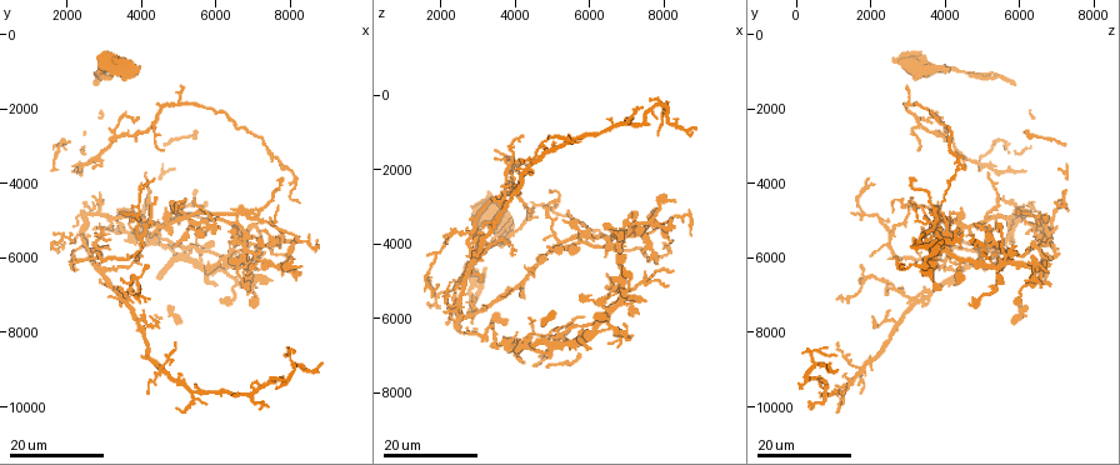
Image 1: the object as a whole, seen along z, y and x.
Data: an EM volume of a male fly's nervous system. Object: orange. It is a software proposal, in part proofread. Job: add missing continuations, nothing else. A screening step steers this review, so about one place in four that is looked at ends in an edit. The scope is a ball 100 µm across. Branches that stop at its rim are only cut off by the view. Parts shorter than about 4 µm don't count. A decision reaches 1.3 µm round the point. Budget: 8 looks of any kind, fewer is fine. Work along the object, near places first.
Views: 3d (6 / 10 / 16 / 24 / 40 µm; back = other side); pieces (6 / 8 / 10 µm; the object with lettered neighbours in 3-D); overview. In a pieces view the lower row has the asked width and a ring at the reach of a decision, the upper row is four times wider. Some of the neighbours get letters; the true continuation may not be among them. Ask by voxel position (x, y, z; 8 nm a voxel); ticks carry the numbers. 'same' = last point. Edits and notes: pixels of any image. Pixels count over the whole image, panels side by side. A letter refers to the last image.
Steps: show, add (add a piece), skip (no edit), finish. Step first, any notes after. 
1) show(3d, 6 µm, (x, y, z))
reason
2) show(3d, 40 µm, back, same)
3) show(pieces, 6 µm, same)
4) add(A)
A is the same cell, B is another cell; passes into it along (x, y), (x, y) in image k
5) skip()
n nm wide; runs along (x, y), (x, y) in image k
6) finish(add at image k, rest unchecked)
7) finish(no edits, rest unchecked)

show(3d, 16 µm, (5000, 1400, 3000))
an open end

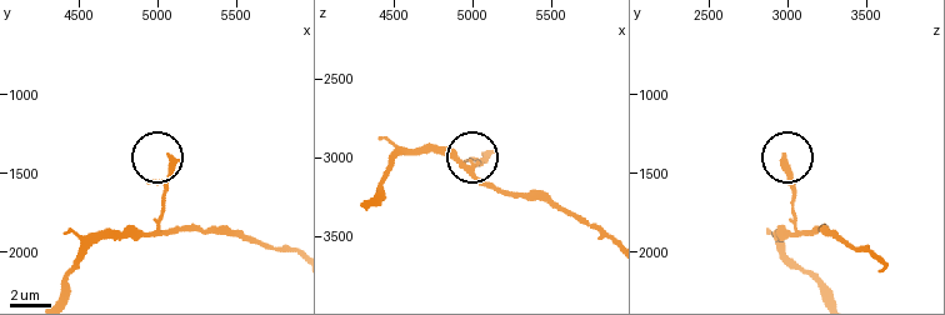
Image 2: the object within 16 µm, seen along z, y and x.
show(pieces, 10 µm, (5080, 1400, 2980))
what lies round it

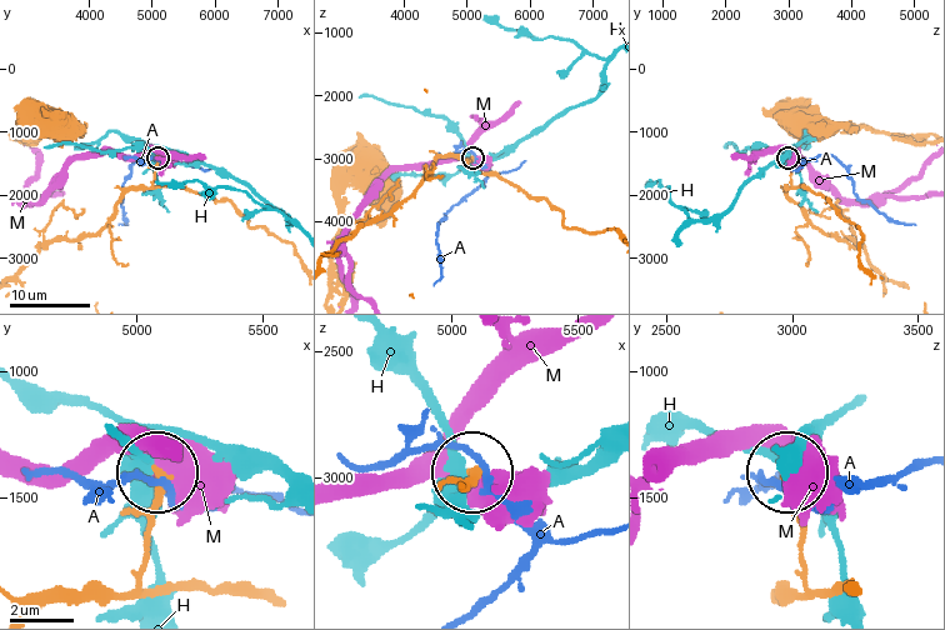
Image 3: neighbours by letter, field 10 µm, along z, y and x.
skip()
300 nm wide; A, H and M are other cells; runs along (45, 605), (126, 591), (143, 559), (159, 473) in image 3; no lettered piece goes on from it

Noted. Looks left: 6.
show(3d, 16 µm, (5500, 2600, 6100))
free end

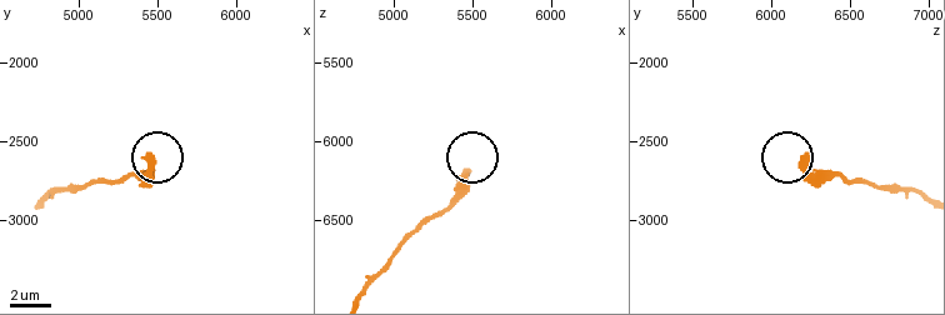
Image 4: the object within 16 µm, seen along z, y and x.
show(pieces, 10 µm, (5460, 2620, 6200))

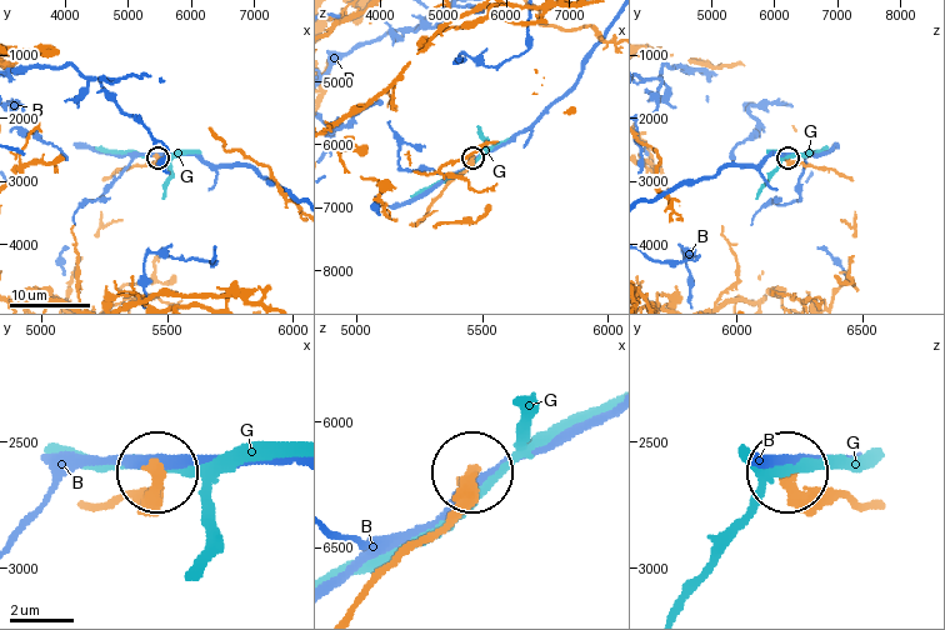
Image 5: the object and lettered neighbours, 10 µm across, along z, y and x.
skip()
340 nm wide; B and G are other cells; no lettered piece goes on from it

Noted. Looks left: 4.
show(3d, 16 µm, (3900, 2900, 4100))
an open end

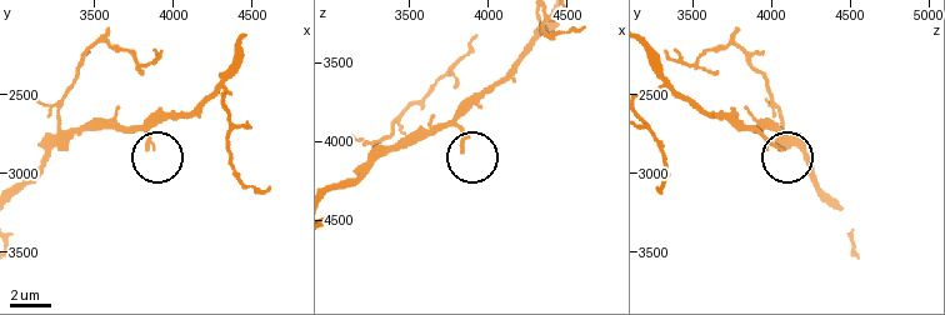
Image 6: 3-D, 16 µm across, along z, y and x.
show(pieces, 10 µm, (3840, 2860, 4040))

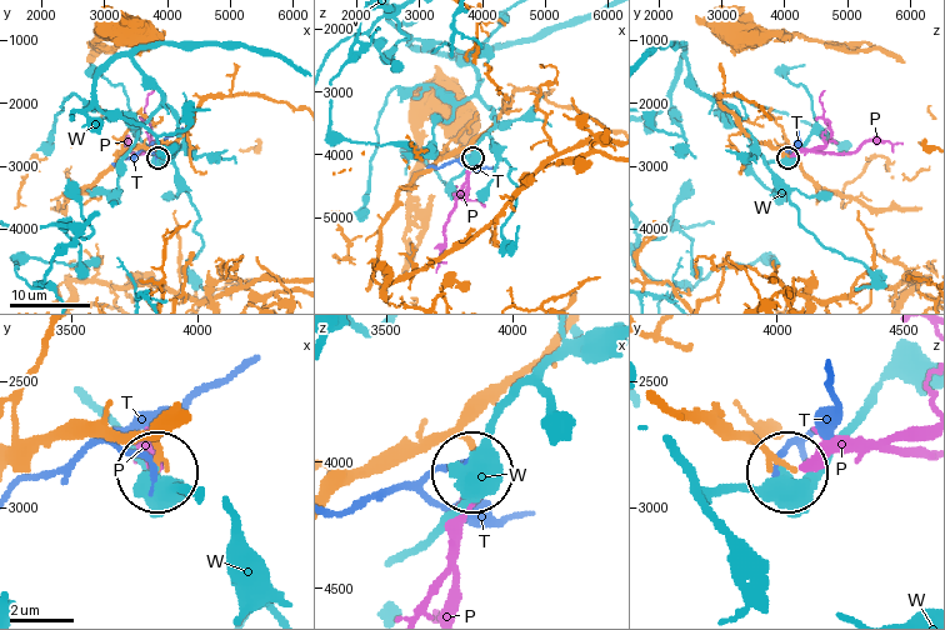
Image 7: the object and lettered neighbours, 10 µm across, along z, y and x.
skip()
190 nm wide; P, T and W are other cells; none of them fits

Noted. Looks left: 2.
show(3d, 16 µm, (3900, 2200, 3300))
thin end

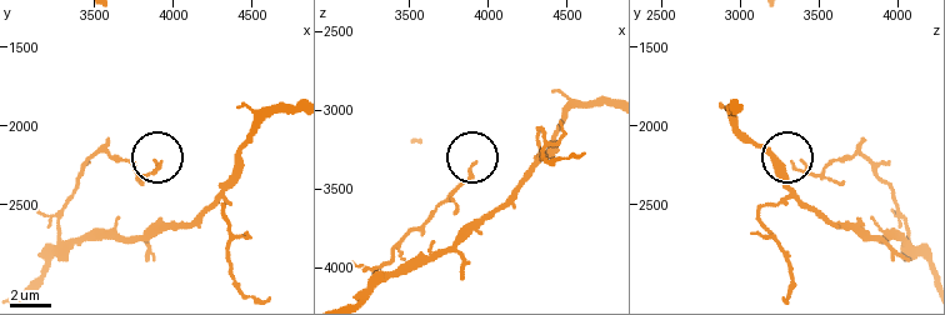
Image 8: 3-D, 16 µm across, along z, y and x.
show(pieces, 8 µm, (3920, 2260, 3340))

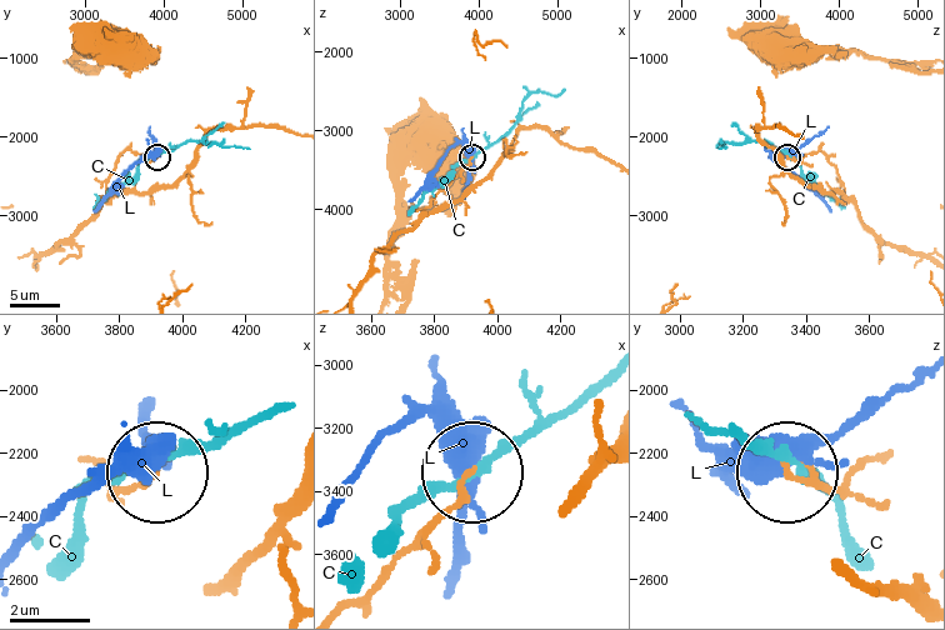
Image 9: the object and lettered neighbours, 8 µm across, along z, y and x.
skip()
C and L are other cells; runs along (875, 455), (834, 488), (788, 475) in image 9; no lettered piece goes on from it

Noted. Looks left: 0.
finish(no edits, rest unchecked)

